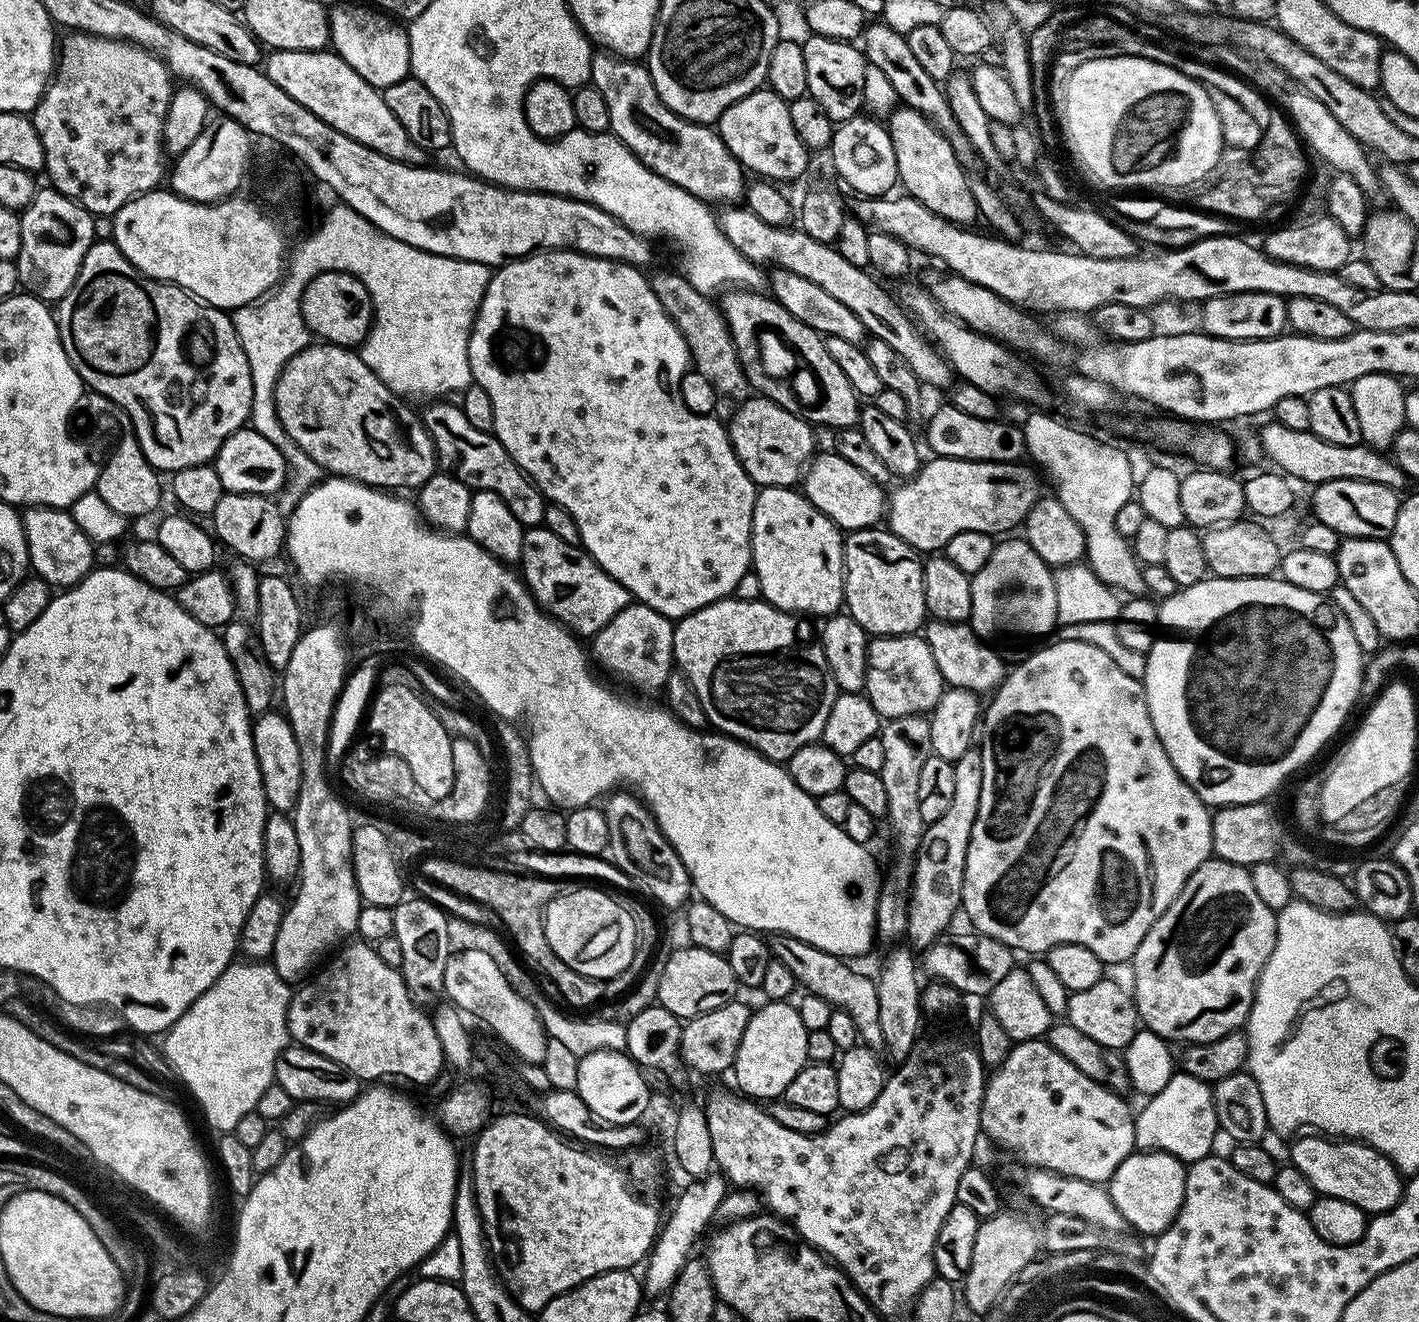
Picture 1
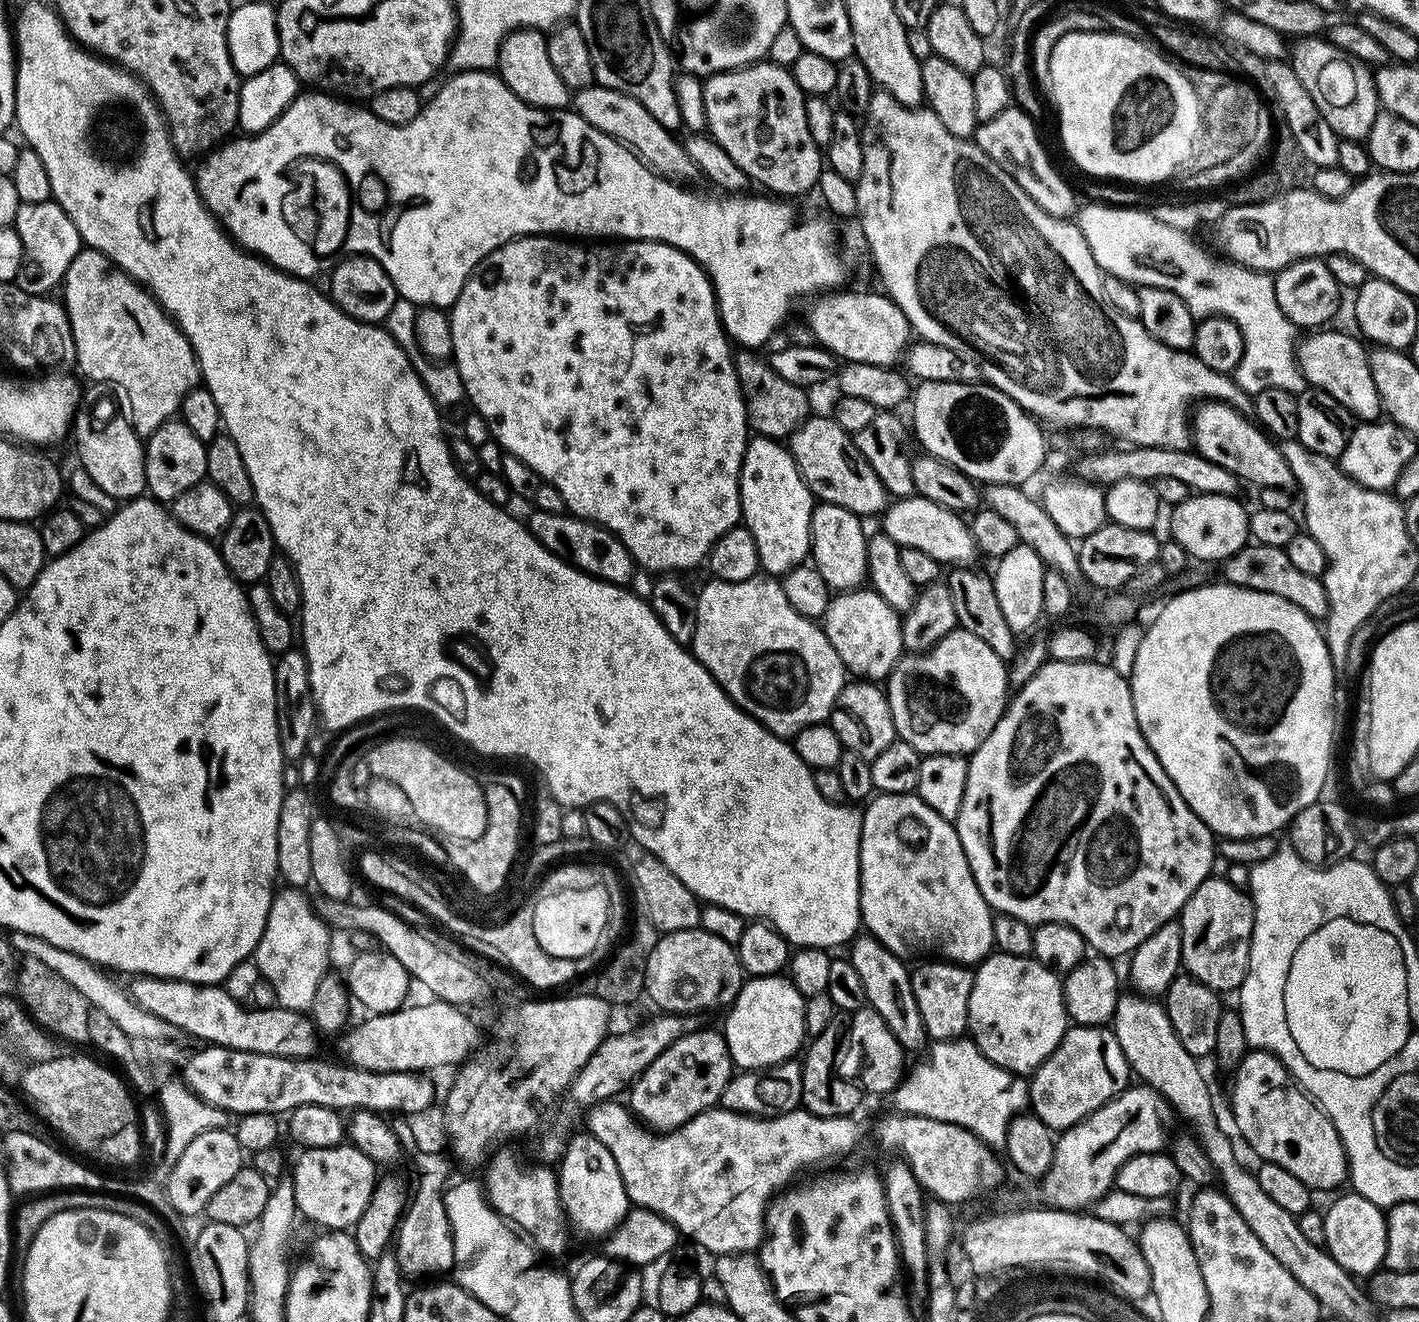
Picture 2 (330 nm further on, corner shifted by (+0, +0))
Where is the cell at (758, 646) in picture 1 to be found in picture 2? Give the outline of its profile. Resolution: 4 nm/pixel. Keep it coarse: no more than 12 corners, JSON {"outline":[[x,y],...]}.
{"outline":[[761,574],[695,601],[692,659],[791,742],[849,675]]}

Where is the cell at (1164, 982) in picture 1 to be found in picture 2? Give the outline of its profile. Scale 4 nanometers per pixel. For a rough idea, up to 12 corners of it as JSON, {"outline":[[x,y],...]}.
{"outline":[[1209,876],[1176,915],[1183,971],[1244,983],[1256,929],[1245,889]]}

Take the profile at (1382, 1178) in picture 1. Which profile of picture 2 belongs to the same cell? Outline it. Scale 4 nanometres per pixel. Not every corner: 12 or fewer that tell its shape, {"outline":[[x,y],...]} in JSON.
{"outline":[[1245,1052],[1232,1120],[1317,1193],[1348,1180],[1332,1119],[1273,1052]]}

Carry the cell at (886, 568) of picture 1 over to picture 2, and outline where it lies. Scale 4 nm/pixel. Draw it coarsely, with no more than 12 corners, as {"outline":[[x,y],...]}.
{"outline":[[842,506],[816,510],[814,567],[837,597],[873,587],[874,536]]}

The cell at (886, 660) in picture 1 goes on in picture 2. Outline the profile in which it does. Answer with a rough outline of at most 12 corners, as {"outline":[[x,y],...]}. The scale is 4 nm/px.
{"outline":[[875,594],[837,599],[826,625],[854,680],[906,660],[903,621]]}

